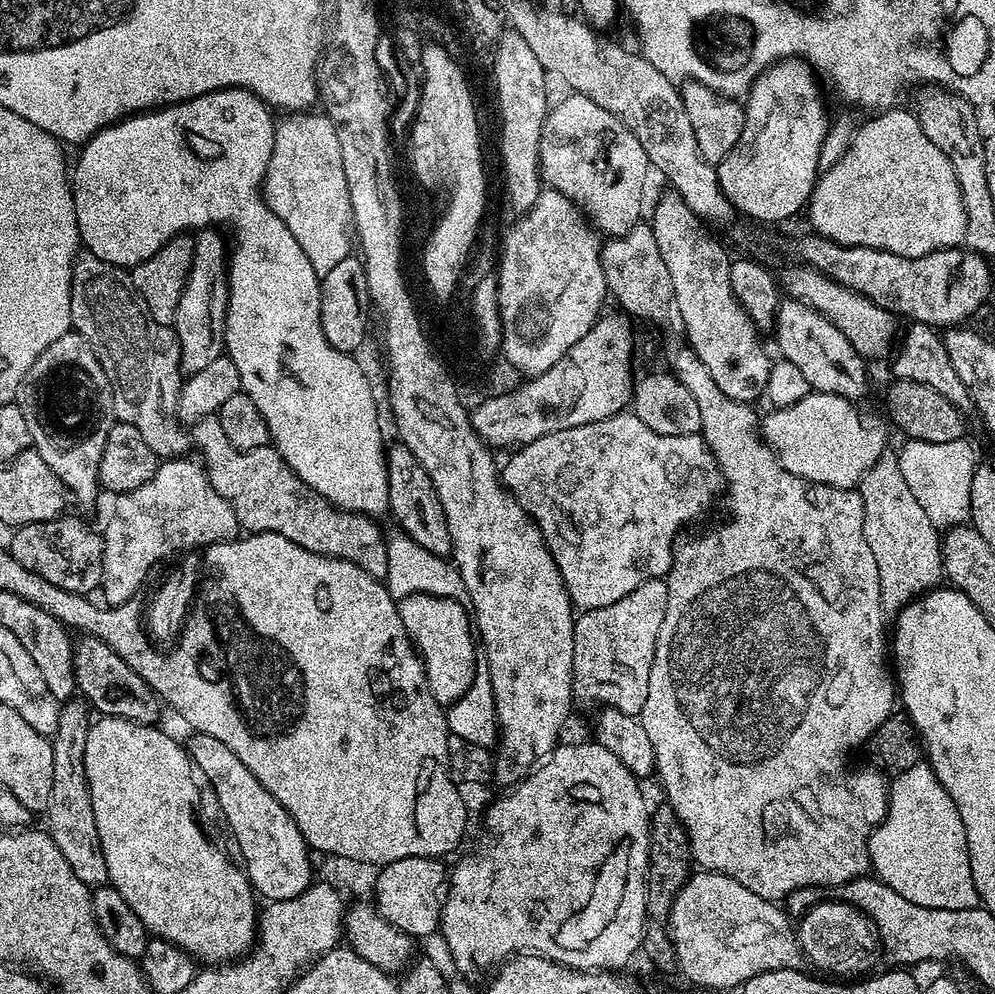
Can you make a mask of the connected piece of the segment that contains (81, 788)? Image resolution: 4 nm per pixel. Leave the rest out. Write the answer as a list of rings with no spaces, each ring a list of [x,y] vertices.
[[[68,702],[61,707],[58,730],[50,738],[54,750],[54,786],[46,813],[46,828],[58,850],[62,850],[62,858],[70,862],[70,870],[74,870],[74,874],[78,874],[78,878],[82,878],[86,885],[104,886],[108,884],[106,858],[102,854],[102,842],[98,838],[98,826],[94,822],[94,806],[90,802],[84,765],[86,734],[90,727],[89,709],[83,703],[76,703]]]

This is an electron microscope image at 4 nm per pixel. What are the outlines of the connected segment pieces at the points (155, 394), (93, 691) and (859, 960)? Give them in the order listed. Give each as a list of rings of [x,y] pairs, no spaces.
[[[89,259],[89,264],[77,262],[72,265],[72,297],[70,298],[70,314],[72,315],[72,328],[79,332],[92,344],[94,354],[97,355],[98,362],[106,372],[106,378],[109,379],[109,384],[113,392],[113,414],[115,419],[121,424],[129,424],[134,426],[134,430],[138,430],[138,434],[142,434],[142,438],[146,438],[146,446],[150,446],[150,450],[154,450],[154,454],[158,458],[180,458],[185,455],[184,452],[191,446],[192,440],[200,447],[198,453],[199,459],[204,465],[205,472],[208,473],[210,482],[216,490],[228,502],[234,510],[234,514],[238,518],[241,529],[245,533],[251,534],[254,532],[273,532],[274,534],[282,534],[282,538],[290,538],[290,542],[298,542],[298,546],[302,546],[306,550],[310,550],[314,554],[322,554],[330,558],[338,558],[346,562],[354,562],[354,566],[362,566],[362,570],[366,570],[366,574],[377,578],[384,578],[388,575],[388,546],[386,543],[385,533],[380,533],[380,528],[375,519],[370,516],[363,515],[358,512],[344,512],[341,508],[336,508],[326,498],[322,498],[310,486],[306,486],[306,482],[302,482],[302,478],[298,478],[294,474],[294,470],[290,470],[290,466],[282,459],[276,449],[269,446],[267,448],[255,448],[254,450],[238,450],[234,446],[230,446],[230,442],[226,439],[226,434],[222,434],[222,422],[216,416],[205,416],[203,420],[197,420],[191,425],[190,431],[185,425],[177,420],[176,403],[180,397],[180,386],[182,383],[182,373],[180,370],[180,343],[176,337],[175,331],[167,324],[159,324],[154,322],[154,318],[148,312],[148,308],[144,305],[144,301],[136,294],[135,288],[132,287],[132,277],[123,268],[117,268],[115,264],[107,264],[105,260]]]
[[[77,635],[72,657],[79,695],[84,695],[83,699],[93,709],[96,707],[100,716],[113,716],[139,724],[155,725],[159,721],[156,719],[160,716],[160,708],[162,709],[160,697],[137,672],[130,670],[130,666],[122,662],[122,658],[118,658],[118,654],[114,654],[114,650],[106,642],[102,642],[97,636]]]
[[[822,900],[808,909],[799,919],[796,935],[805,957],[811,963],[813,961],[822,971],[838,974],[840,978],[869,973],[866,971],[880,958],[879,937],[871,921],[863,912],[837,900]]]

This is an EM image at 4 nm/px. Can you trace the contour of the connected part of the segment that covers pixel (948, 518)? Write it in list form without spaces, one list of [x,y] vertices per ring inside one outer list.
[[[967,439],[954,442],[908,440],[905,448],[899,449],[902,475],[936,529],[956,528],[971,521],[970,482],[974,482],[978,457],[968,443]]]

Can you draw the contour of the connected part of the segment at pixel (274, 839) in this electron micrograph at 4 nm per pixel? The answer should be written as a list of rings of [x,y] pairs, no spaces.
[[[192,732],[189,737],[186,740],[188,754],[202,776],[204,771],[205,778],[212,783],[216,804],[240,847],[239,859],[253,889],[268,902],[298,898],[298,894],[314,882],[314,876],[313,857],[294,818],[290,818],[282,802],[278,802],[278,798],[274,798],[274,794],[270,794],[270,790],[266,790],[266,786],[262,786],[262,782],[258,782],[246,766],[242,766],[241,760],[228,749],[226,742],[218,742],[218,738],[210,738],[210,734],[201,732]]]

